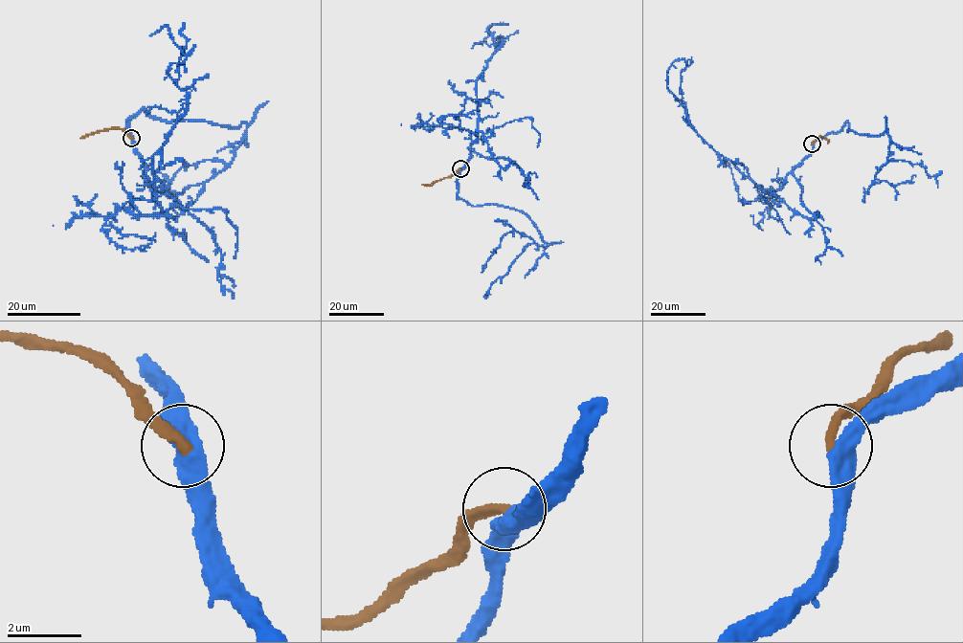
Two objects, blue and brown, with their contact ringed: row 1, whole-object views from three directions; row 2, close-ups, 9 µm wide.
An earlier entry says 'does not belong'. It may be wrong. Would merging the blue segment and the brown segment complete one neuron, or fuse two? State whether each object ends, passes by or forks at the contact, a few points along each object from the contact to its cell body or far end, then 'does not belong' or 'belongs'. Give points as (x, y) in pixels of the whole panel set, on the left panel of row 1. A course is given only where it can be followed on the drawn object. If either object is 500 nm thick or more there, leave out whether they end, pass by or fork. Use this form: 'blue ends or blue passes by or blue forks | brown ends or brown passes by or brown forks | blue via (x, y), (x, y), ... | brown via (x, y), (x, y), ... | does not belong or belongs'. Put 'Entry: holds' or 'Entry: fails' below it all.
blue via (132, 138), (154, 199), (153, 156), (185, 113), (188, 94), (168, 74), (186, 57), (167, 27), (150, 35) | brown via (132, 138), (117, 127), (80, 138) | belongs
Entry: fails

